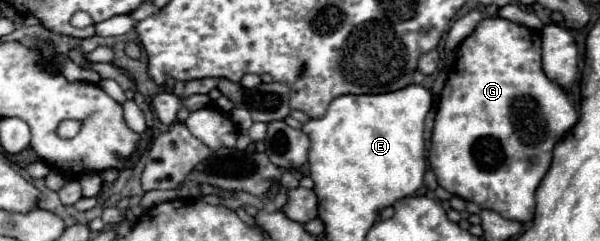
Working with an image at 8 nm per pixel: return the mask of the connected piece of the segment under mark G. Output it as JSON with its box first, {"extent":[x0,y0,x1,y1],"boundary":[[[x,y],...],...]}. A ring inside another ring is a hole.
{"extent":[429,17,577,223],"boundary":[[[491,17],[491,19],[483,19],[475,33],[469,35],[463,43],[461,43],[461,57],[455,61],[453,69],[449,71],[445,89],[441,93],[441,101],[439,101],[439,109],[437,109],[437,117],[435,117],[435,127],[433,127],[433,135],[431,135],[431,149],[429,149],[429,163],[433,173],[437,175],[437,181],[443,189],[447,189],[453,195],[459,195],[465,201],[473,201],[477,203],[481,209],[491,209],[495,213],[499,213],[505,219],[513,219],[519,223],[527,223],[533,219],[535,213],[535,189],[541,183],[541,179],[545,177],[549,165],[551,165],[551,153],[553,147],[565,137],[565,133],[577,123],[577,111],[571,105],[567,93],[555,85],[553,81],[549,81],[541,69],[541,37],[537,31],[531,31],[527,27],[521,27],[517,23],[511,23],[507,19],[499,19],[499,17]]]}

